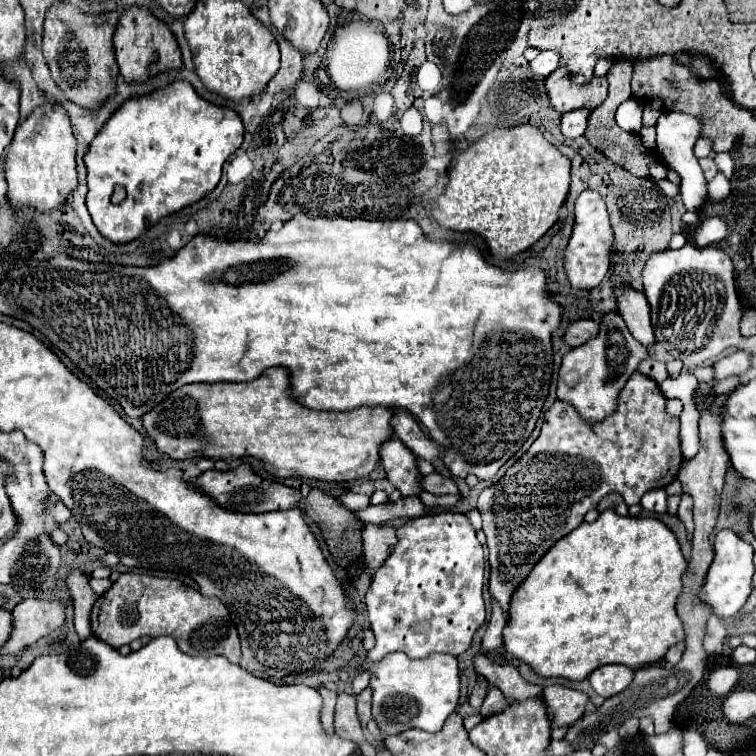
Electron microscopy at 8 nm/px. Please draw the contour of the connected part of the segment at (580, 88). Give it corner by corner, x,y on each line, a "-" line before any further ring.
559,67
545,79
549,103
557,113
567,113
575,109
589,109
593,111
605,101
607,95
607,79
605,77
593,77
585,85
575,85
569,79
569,73
565,67

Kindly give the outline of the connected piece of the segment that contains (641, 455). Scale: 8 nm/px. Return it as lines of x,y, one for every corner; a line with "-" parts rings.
635,371
621,389
621,395
617,397
617,413
609,415
605,423
585,423
585,419
577,415
577,409
571,403
557,399
545,411
545,421
535,443
507,469
499,483
481,491
477,509
483,517
483,531
487,535
489,547
489,593
501,603
505,615
513,591
529,575
541,555
545,555
555,541
581,525
585,513
597,507
597,503
609,491
621,493
627,505
635,505
649,489
667,487
677,477
683,463
679,443
679,419
667,413
665,403
667,399
661,393
659,385
639,371

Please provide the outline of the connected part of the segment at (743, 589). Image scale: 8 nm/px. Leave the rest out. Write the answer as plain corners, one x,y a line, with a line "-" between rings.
719,531
715,537
713,551
715,551
715,557
705,575
705,583
701,587
699,599
701,603
707,603
715,615
733,617
751,595
751,577
755,573
755,567
753,567
755,551
749,543
739,539
733,531

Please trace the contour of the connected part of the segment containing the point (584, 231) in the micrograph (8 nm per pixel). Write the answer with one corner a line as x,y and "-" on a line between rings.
583,191
575,201
575,225
563,253
563,269
573,289
593,289
609,271
609,257
613,247
613,229
605,209
605,201
597,191

